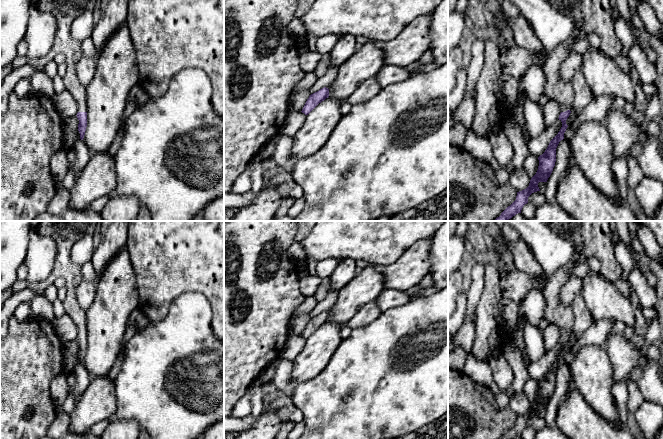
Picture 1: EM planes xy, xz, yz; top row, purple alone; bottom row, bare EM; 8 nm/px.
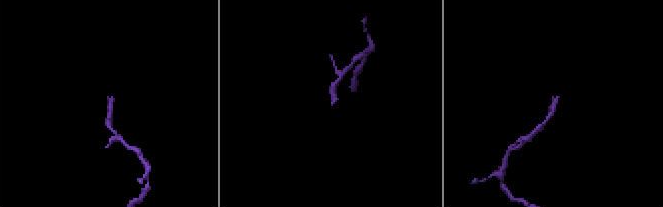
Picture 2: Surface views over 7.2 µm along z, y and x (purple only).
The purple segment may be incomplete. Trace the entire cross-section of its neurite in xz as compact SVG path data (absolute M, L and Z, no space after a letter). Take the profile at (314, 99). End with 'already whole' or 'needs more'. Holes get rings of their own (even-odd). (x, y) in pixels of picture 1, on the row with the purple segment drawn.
M326 87L320 89L319 91L309 96L301 112L305 115L308 115L319 103L321 103L328 97L329 89Z; already whole

